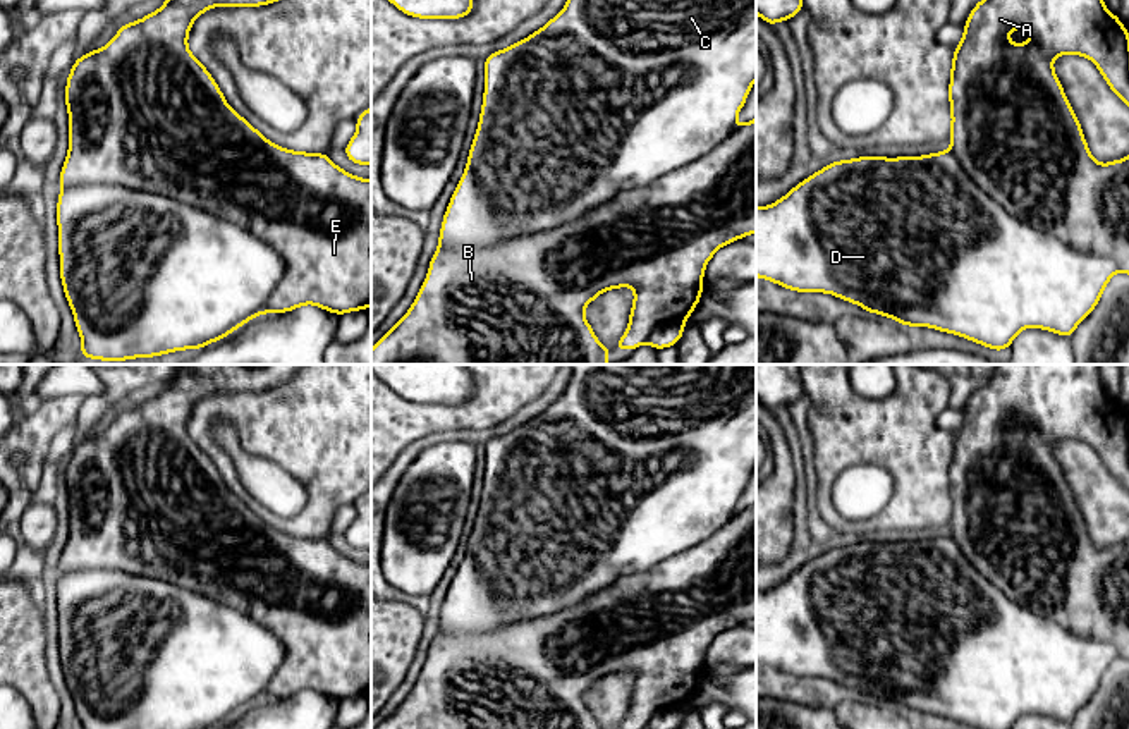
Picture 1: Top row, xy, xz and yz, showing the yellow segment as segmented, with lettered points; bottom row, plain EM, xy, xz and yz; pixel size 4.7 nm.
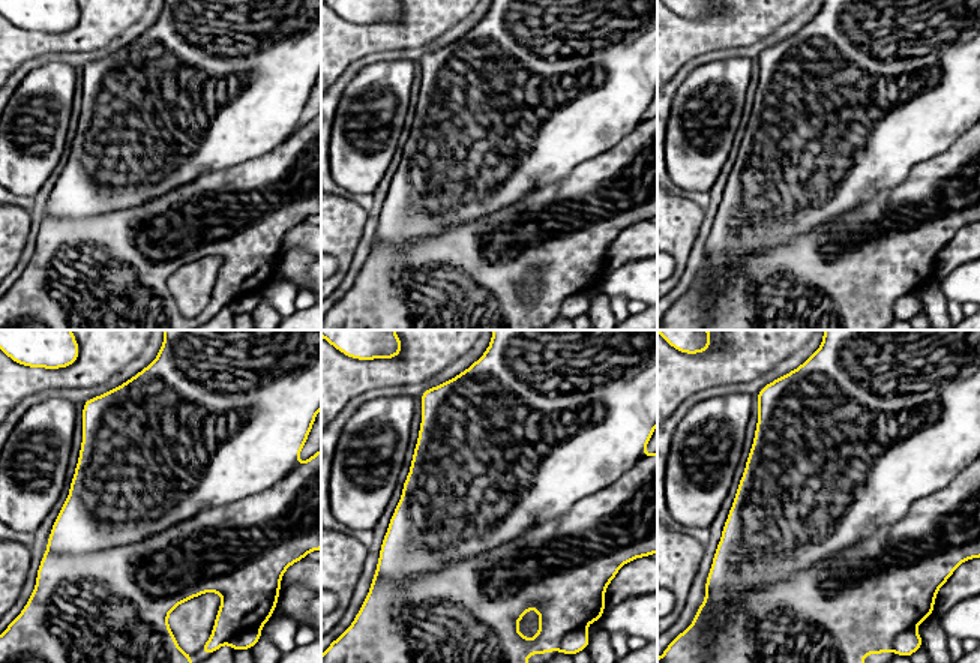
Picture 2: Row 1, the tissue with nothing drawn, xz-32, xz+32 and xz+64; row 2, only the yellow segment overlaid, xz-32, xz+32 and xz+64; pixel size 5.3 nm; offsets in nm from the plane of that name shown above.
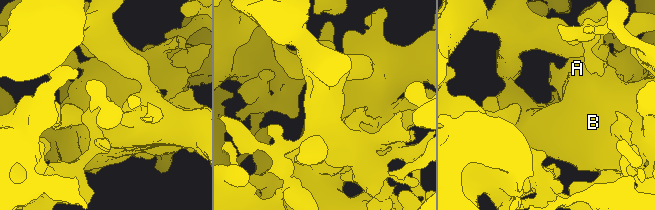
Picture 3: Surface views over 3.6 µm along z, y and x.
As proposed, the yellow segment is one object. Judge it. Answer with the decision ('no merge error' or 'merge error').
merge error

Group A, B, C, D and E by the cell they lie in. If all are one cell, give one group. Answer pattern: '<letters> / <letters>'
A B E / C D

